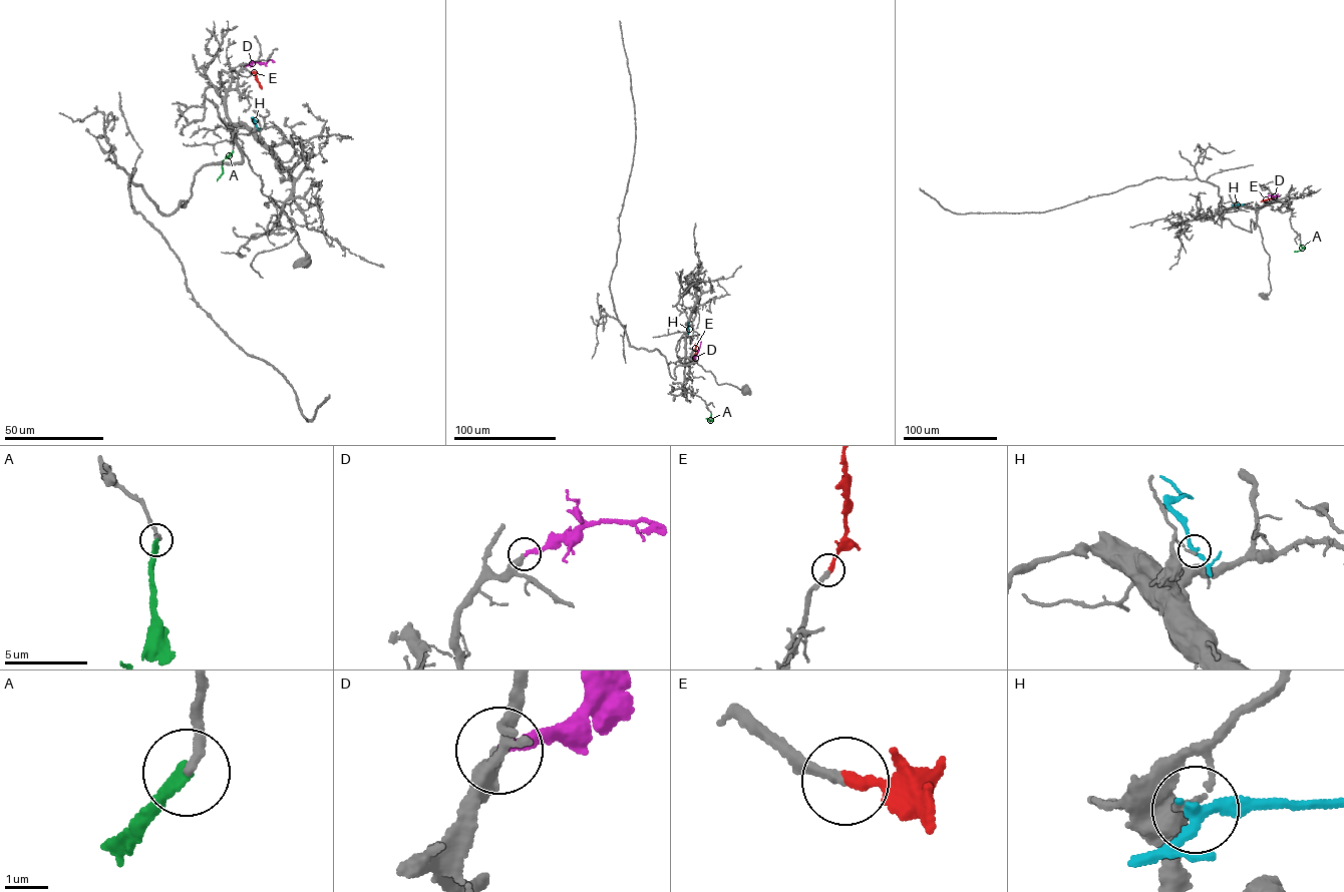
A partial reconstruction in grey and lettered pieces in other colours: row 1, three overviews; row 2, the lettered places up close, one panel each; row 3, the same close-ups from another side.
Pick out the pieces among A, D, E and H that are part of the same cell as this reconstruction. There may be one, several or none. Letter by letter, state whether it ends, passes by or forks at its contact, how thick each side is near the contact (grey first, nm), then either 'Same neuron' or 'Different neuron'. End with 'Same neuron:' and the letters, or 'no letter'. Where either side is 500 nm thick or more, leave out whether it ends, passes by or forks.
A: It ends there. Thickness 240 nm (grey) against 280 nm. Different neuron
D: It ends there. Thickness 360 nm (grey) against 220 nm. Same neuron
E: It ends there. Thickness 220 nm (grey) against 260 nm. Same neuron
H: It passes by. Thickness 130 nm (grey) against 260 nm. Different neuron
Same neuron: D, E

